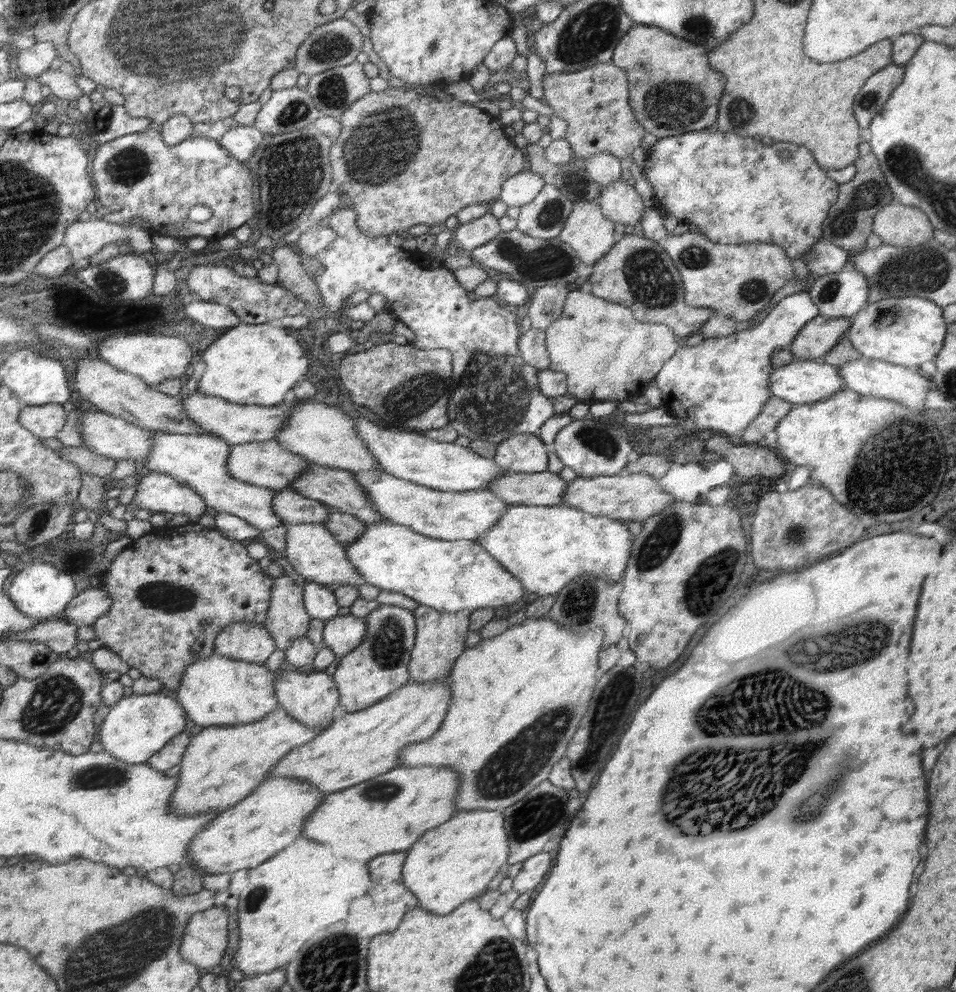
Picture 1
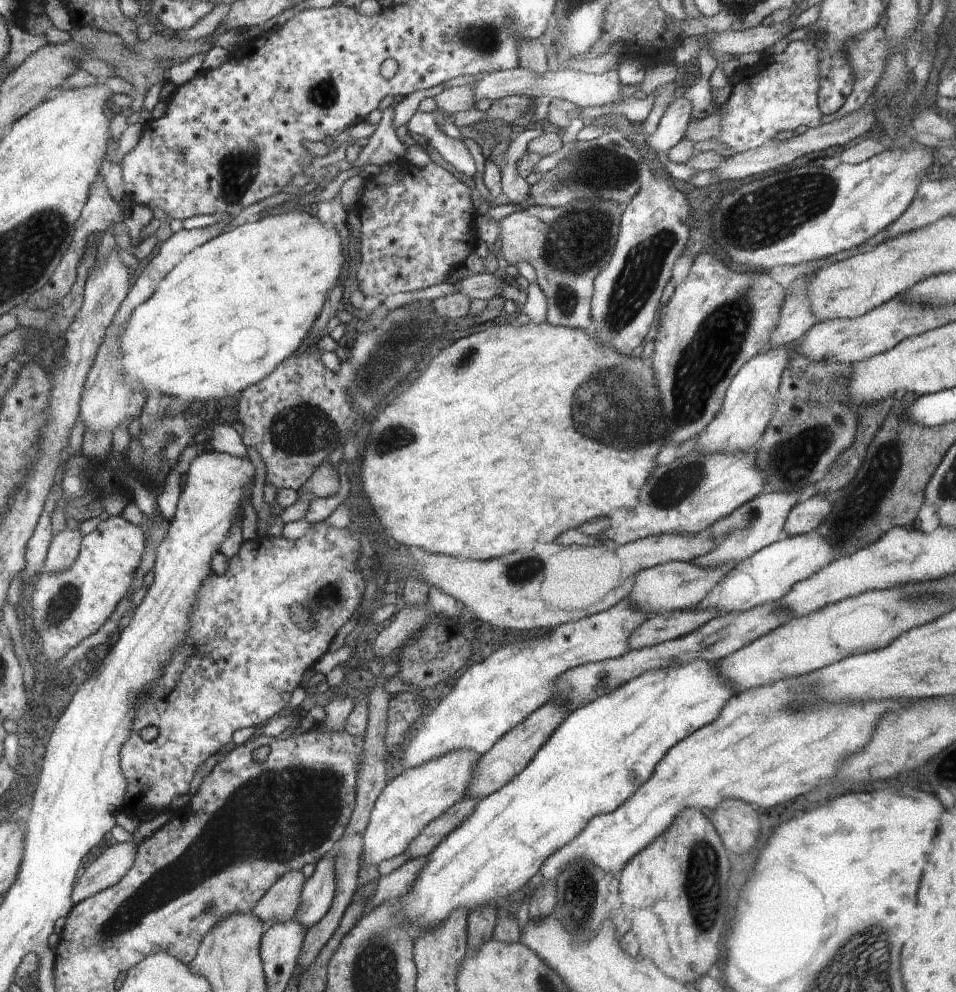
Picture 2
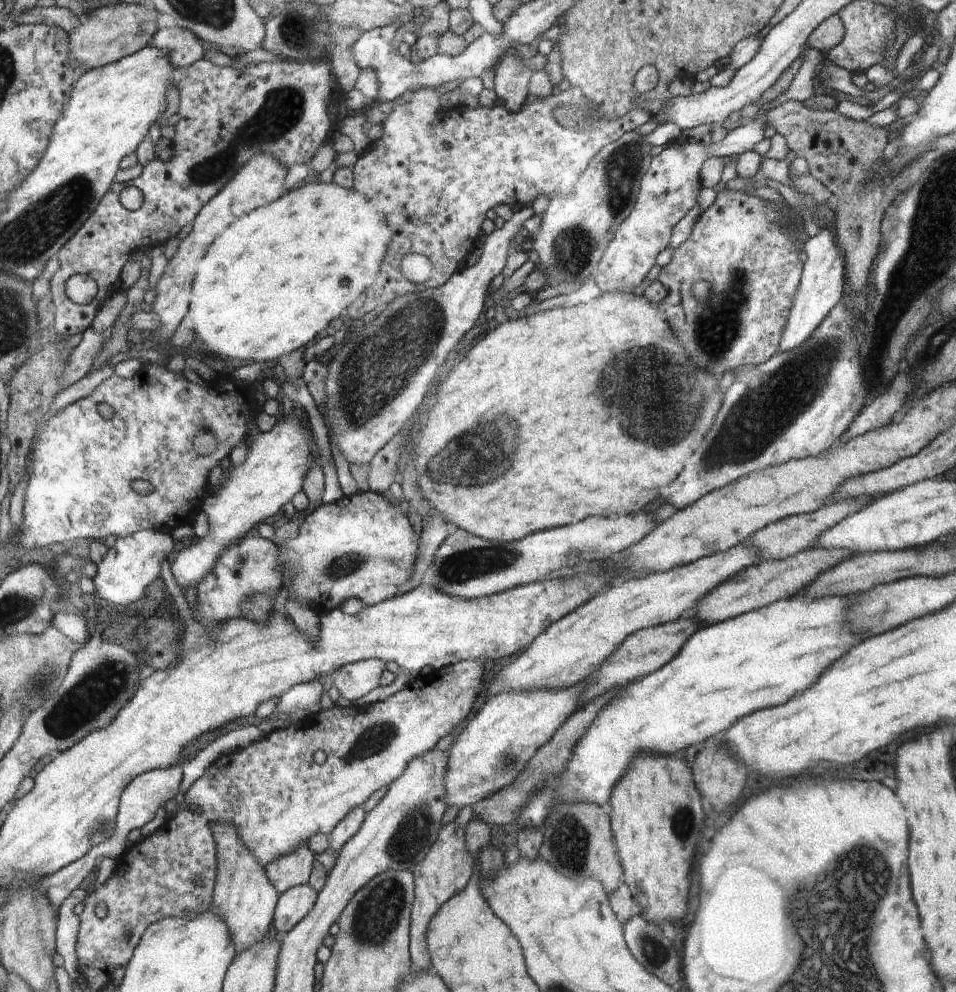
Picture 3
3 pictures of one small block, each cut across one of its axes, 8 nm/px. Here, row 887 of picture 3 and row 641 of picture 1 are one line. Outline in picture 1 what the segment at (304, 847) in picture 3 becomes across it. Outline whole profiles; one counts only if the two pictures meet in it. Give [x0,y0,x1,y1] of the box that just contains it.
[263,572,310,652]

